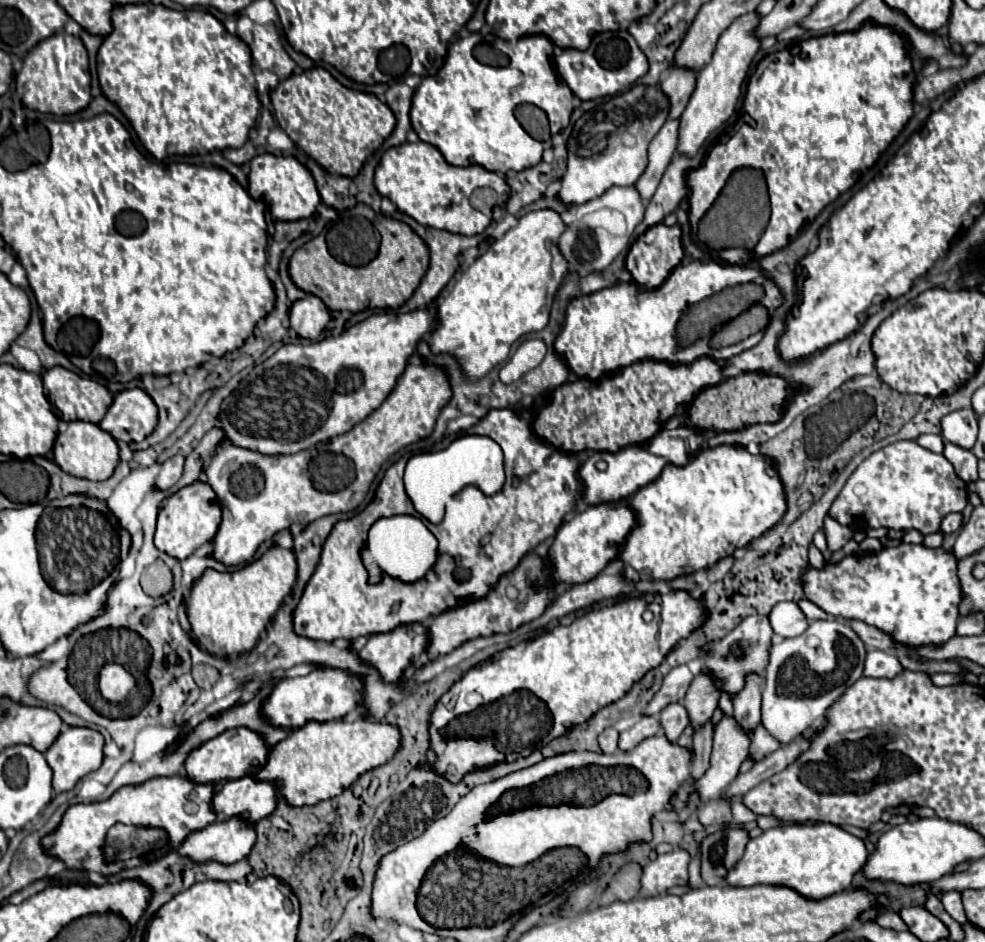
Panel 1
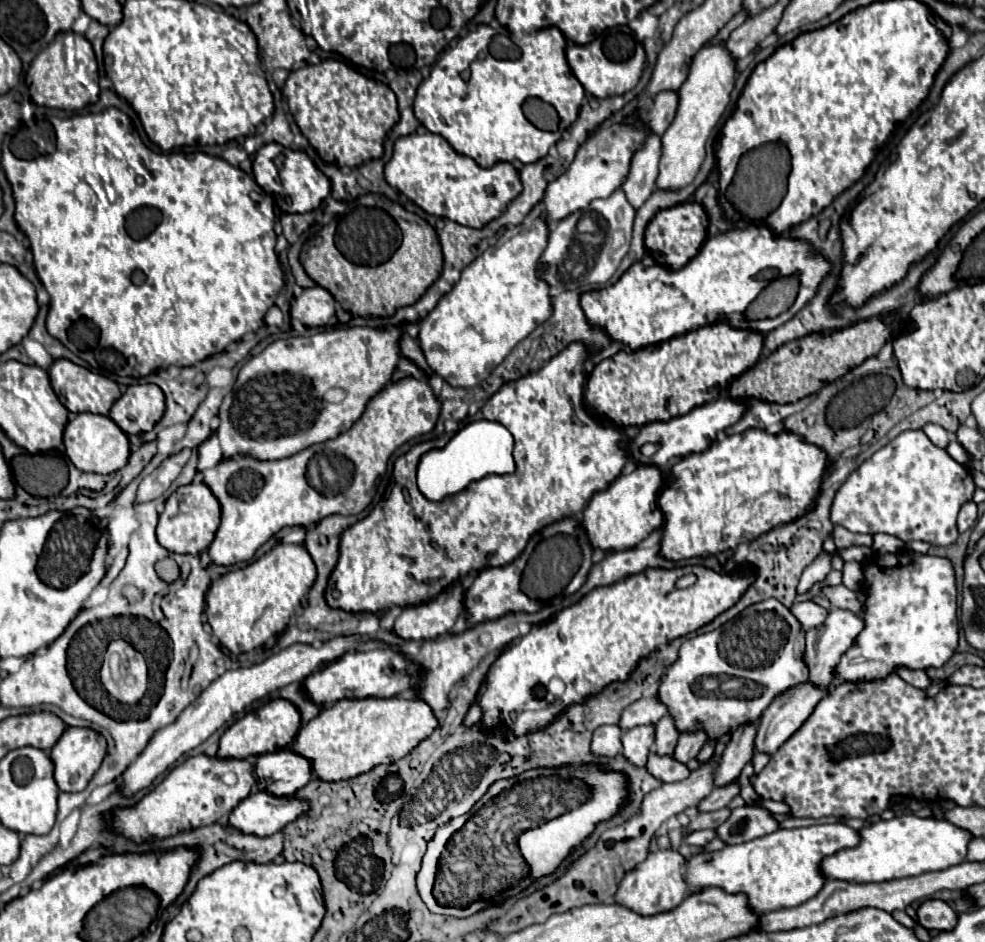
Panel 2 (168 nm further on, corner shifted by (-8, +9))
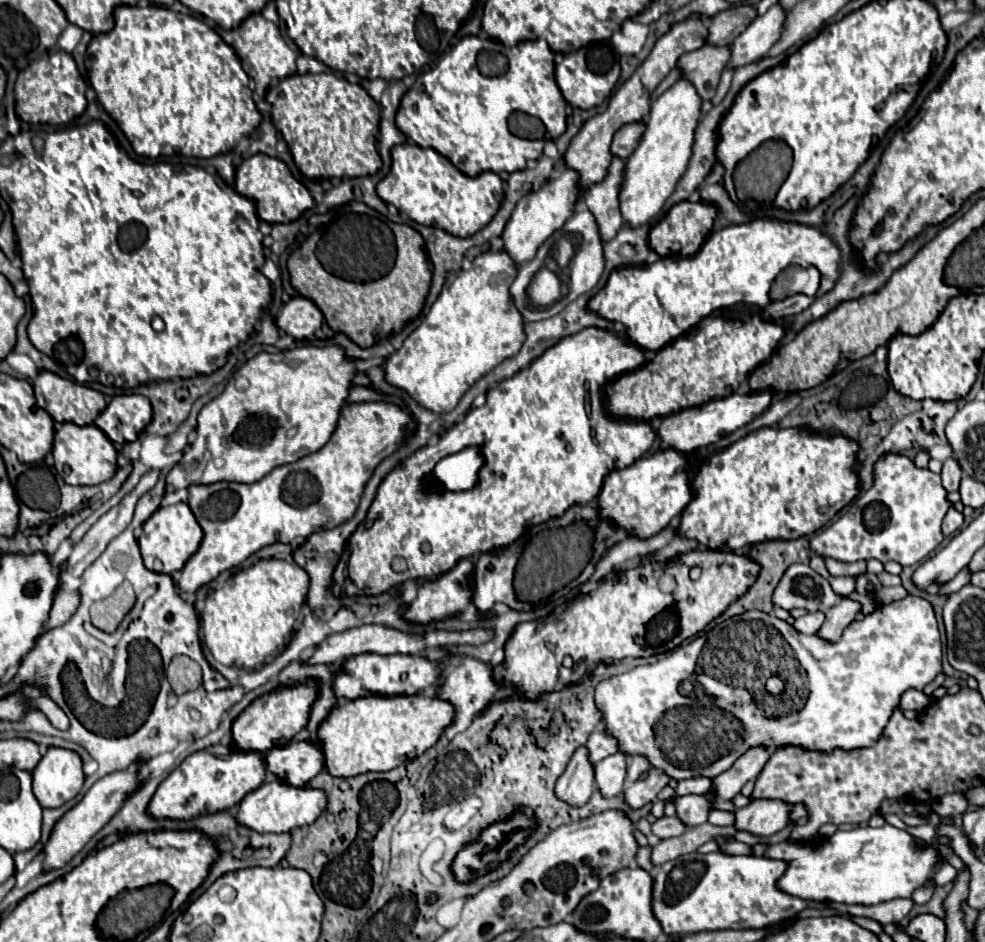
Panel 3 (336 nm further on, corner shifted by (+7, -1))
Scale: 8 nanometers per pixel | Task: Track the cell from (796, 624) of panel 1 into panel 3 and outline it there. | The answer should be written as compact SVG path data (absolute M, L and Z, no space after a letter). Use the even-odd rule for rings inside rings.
M816 611L816 613L808 613L808 615L804 615L804 617L798 617L792 625L794 625L794 629L800 631L800 633L814 635L814 633L820 629L822 623L824 623L824 613Z

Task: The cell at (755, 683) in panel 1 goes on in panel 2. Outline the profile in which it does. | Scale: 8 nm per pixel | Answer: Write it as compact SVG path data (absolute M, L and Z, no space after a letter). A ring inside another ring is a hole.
M751 723L749 727L739 727L731 741L727 743L721 761L715 769L715 777L713 777L713 785L715 787L727 787L733 781L737 781L741 769L751 761L753 757L753 739L755 739L755 731L757 725Z

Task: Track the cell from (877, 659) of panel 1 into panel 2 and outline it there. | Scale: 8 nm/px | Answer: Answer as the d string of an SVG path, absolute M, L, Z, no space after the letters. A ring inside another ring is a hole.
M899 669L897 671L901 679L905 679L909 685L917 687L917 689L927 689L931 685L931 679L927 677L925 671L909 671L909 669Z

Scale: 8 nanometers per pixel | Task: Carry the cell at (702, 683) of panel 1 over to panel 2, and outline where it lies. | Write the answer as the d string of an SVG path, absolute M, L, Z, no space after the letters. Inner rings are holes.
M699 731L699 733L683 733L679 737L679 743L677 743L675 751L673 751L673 757L677 761L681 761L681 763L687 763L689 759L697 757L703 743L705 743L705 733L703 731Z

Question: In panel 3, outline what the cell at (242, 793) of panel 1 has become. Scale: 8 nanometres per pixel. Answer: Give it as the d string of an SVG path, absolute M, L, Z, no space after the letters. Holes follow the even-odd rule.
M292 741L288 747L272 749L264 755L266 771L286 785L304 787L324 767L324 755L320 747L308 741Z

